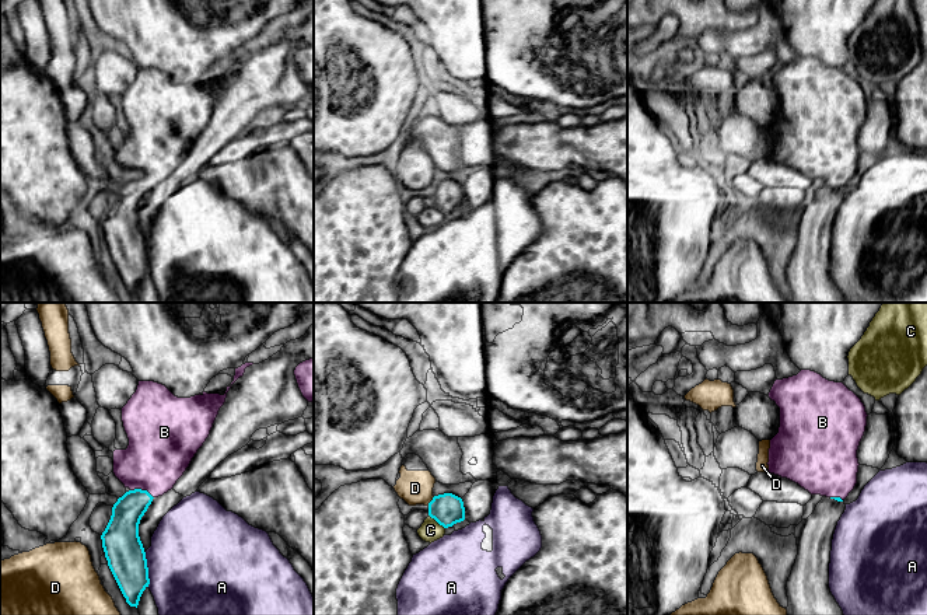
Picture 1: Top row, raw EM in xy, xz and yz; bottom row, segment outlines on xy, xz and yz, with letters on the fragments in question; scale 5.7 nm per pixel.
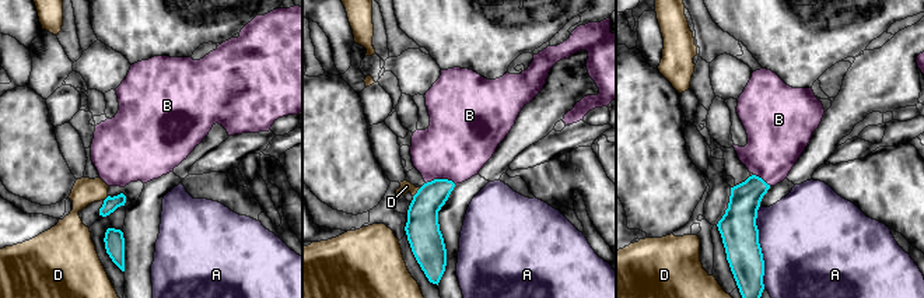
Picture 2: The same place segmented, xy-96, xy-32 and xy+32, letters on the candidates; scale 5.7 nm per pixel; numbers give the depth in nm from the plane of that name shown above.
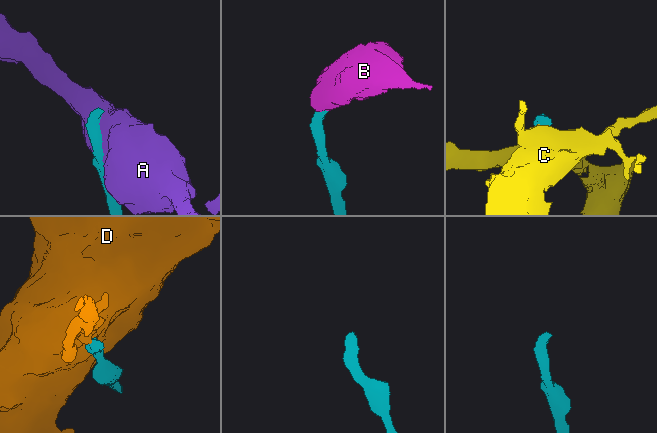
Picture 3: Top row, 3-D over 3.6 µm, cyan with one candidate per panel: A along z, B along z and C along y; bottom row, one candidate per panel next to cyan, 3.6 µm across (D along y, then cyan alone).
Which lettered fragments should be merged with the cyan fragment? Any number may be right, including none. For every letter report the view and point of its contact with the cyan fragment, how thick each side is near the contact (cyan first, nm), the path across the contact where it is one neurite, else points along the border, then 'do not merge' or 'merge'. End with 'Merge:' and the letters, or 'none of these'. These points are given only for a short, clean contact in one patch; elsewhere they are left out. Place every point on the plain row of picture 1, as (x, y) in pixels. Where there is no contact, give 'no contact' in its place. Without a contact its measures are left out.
A: meets cyan in xy at (147, 255); 220 nm thick on the cyan side, 500 nm on the other; do not merge
B: meets cyan in xy at (140, 175); 180 nm thick on the cyan side, 360 nm on the other; runs through xy (122, 215), (140, 175), (151, 146), (158, 139); merge
C: meets cyan in xz at (437, 208); 180 nm thick on the cyan side, 120 nm on the other; do not merge
D: meets cyan in xz at (431, 187); 180 nm thick on the cyan side, 190 nm on the other; border along xz (434, 182), (427, 191); do not merge
Merge: B

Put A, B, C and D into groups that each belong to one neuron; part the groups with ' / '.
A / B / C / D

